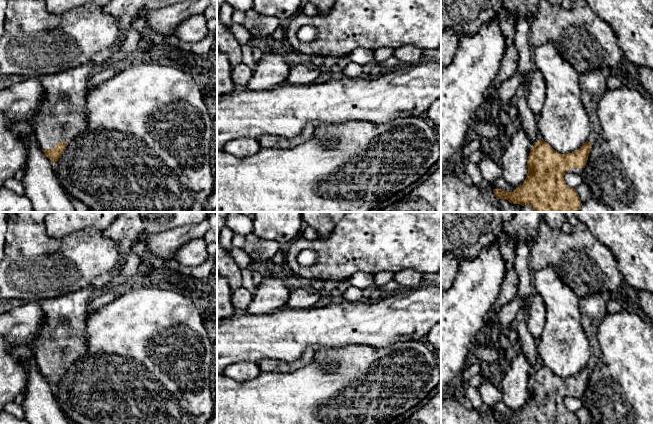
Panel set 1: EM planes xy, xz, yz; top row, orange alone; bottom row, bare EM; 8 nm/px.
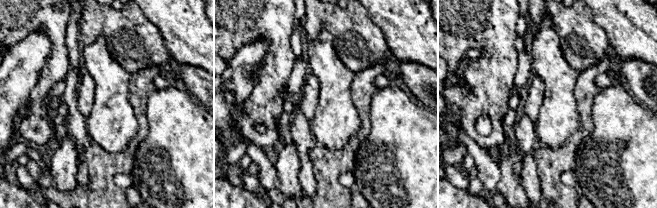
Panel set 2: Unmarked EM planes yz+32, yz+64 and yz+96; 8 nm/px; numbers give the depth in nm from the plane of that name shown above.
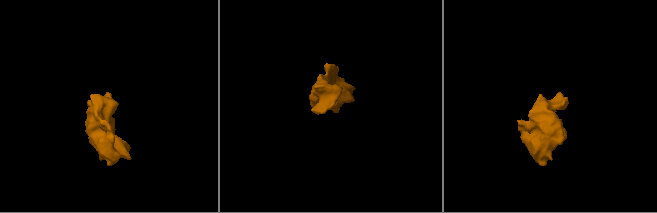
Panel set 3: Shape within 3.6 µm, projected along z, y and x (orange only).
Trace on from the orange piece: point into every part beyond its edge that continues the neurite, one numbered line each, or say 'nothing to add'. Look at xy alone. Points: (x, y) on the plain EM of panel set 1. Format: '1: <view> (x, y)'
1: xy (62, 339)

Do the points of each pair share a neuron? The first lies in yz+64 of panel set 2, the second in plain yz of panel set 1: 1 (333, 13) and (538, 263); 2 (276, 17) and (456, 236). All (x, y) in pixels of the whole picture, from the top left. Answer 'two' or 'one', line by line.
1: one
2: one

